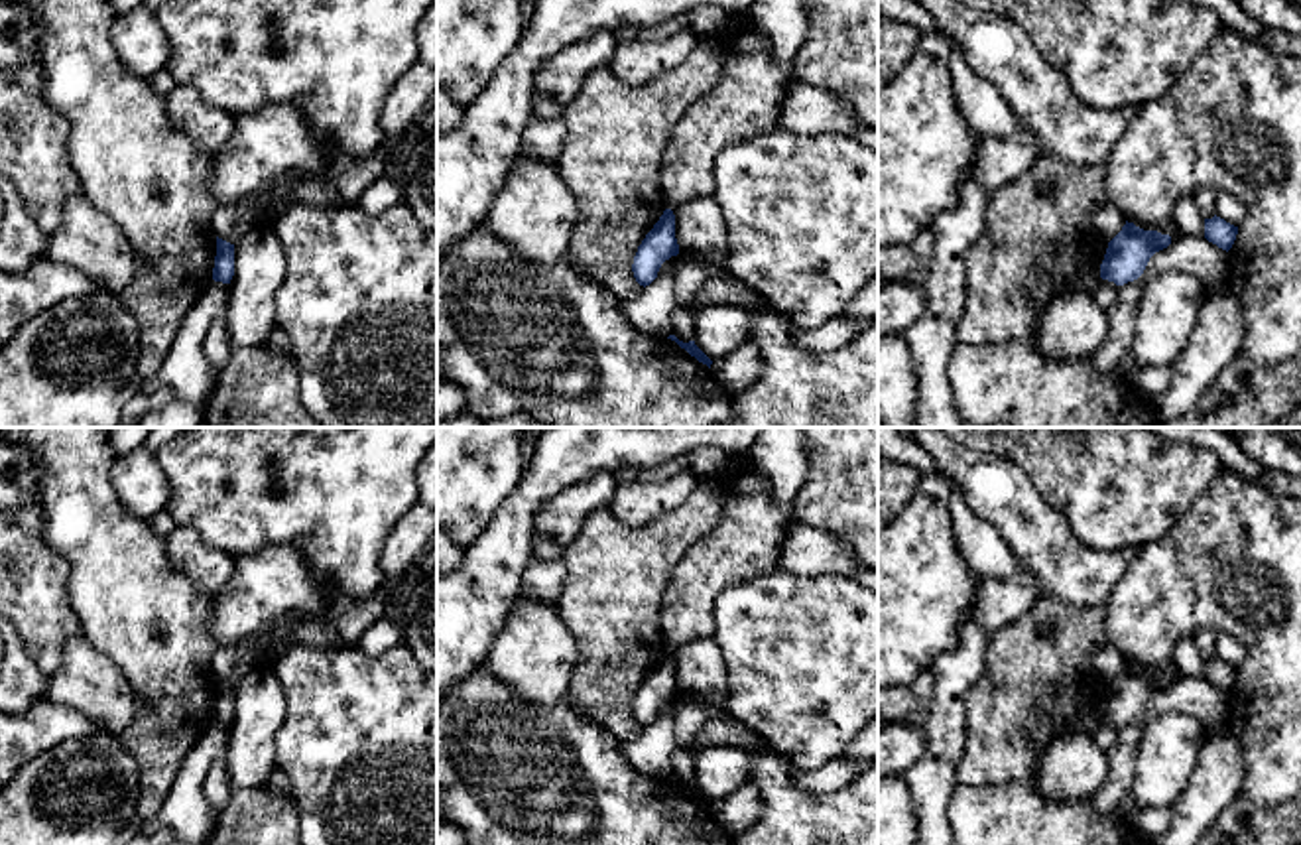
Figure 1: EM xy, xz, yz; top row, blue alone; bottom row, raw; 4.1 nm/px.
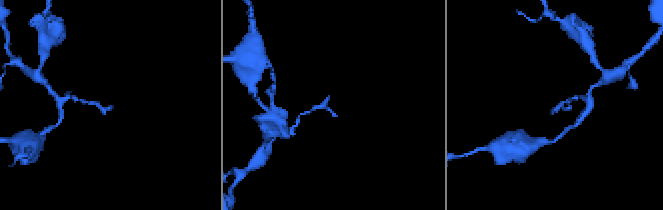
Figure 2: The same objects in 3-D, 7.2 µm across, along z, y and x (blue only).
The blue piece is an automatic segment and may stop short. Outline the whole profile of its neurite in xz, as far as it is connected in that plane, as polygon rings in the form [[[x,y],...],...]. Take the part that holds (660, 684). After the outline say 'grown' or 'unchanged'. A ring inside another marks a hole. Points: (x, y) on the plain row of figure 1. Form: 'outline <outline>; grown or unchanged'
outline [[[665,650],[653,670],[646,676],[634,697],[632,713],[640,727],[650,727],[665,701],[679,695],[675,680],[675,656]]]; unchanged

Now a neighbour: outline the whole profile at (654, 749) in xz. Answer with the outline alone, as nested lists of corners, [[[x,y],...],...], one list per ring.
[[[675,697],[665,701],[657,719],[634,741],[618,741],[622,754],[650,776],[673,776],[673,756],[681,748],[673,731]]]

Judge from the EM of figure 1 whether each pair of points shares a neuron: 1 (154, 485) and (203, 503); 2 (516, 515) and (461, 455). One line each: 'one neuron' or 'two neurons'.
1: two neurons
2: two neurons

